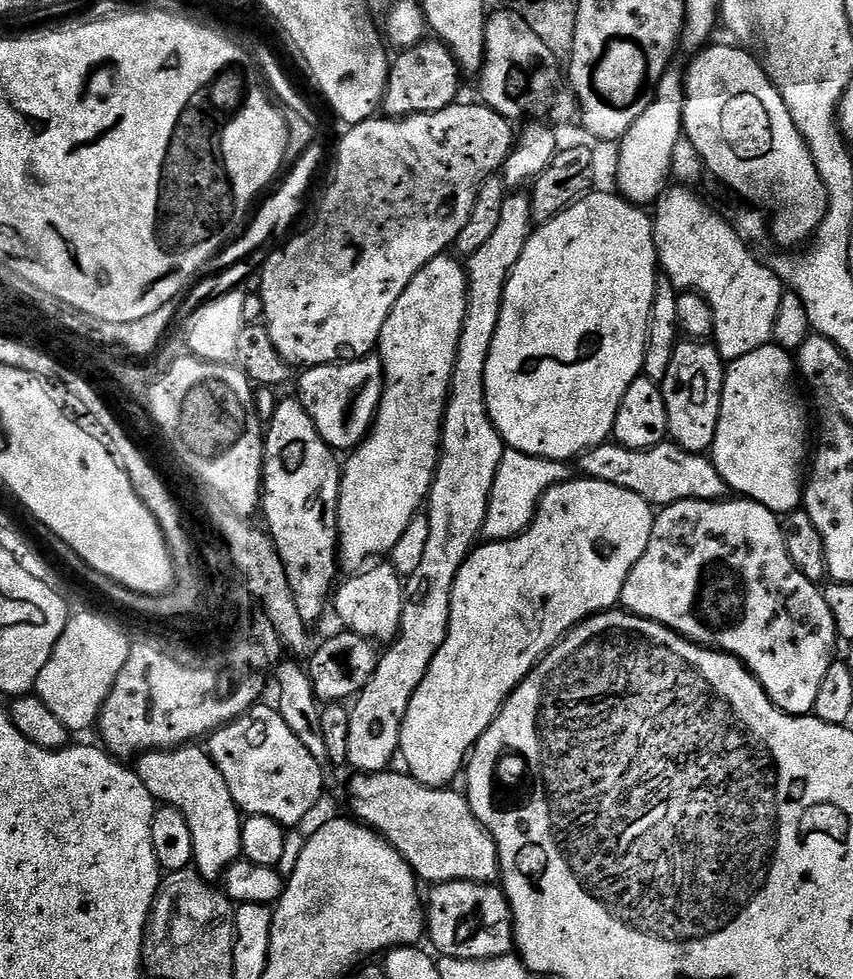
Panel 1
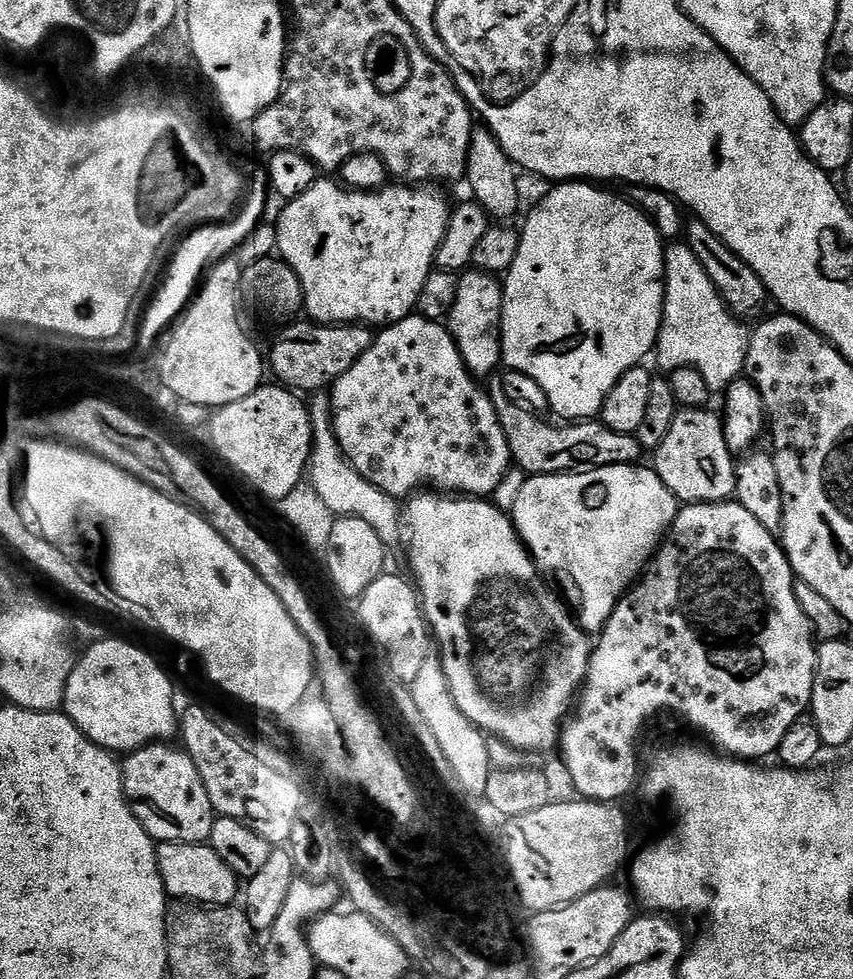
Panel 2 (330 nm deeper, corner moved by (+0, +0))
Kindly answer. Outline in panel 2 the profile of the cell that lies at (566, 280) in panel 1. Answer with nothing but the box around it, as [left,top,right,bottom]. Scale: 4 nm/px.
[500,182,666,422]

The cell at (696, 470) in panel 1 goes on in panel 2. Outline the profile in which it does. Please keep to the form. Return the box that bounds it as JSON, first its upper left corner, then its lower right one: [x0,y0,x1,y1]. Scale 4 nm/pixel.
[488,384,642,476]

